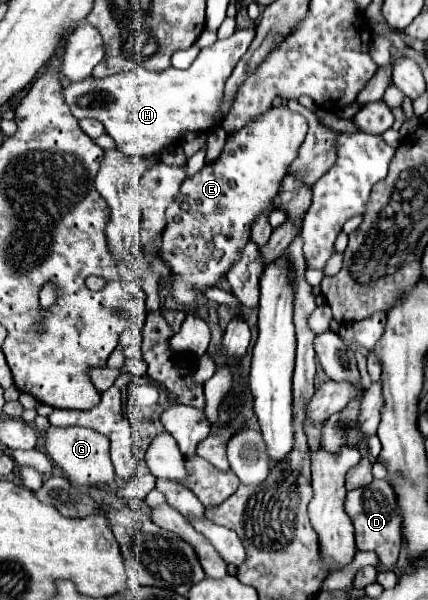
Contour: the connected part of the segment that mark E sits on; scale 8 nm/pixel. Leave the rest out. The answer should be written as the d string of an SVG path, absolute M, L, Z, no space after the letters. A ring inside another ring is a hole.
M272 107L260 117L260 121L254 121L232 133L226 139L220 157L204 165L196 175L182 183L180 195L174 197L166 209L168 223L162 233L160 247L160 257L172 273L170 293L178 305L194 305L206 289L218 287L218 283L226 277L226 271L230 271L230 267L240 259L244 245L250 241L254 221L274 209L274 199L282 187L282 179L288 175L290 163L298 157L298 147L306 137L306 129L308 125L302 115L288 111L288 107Z

